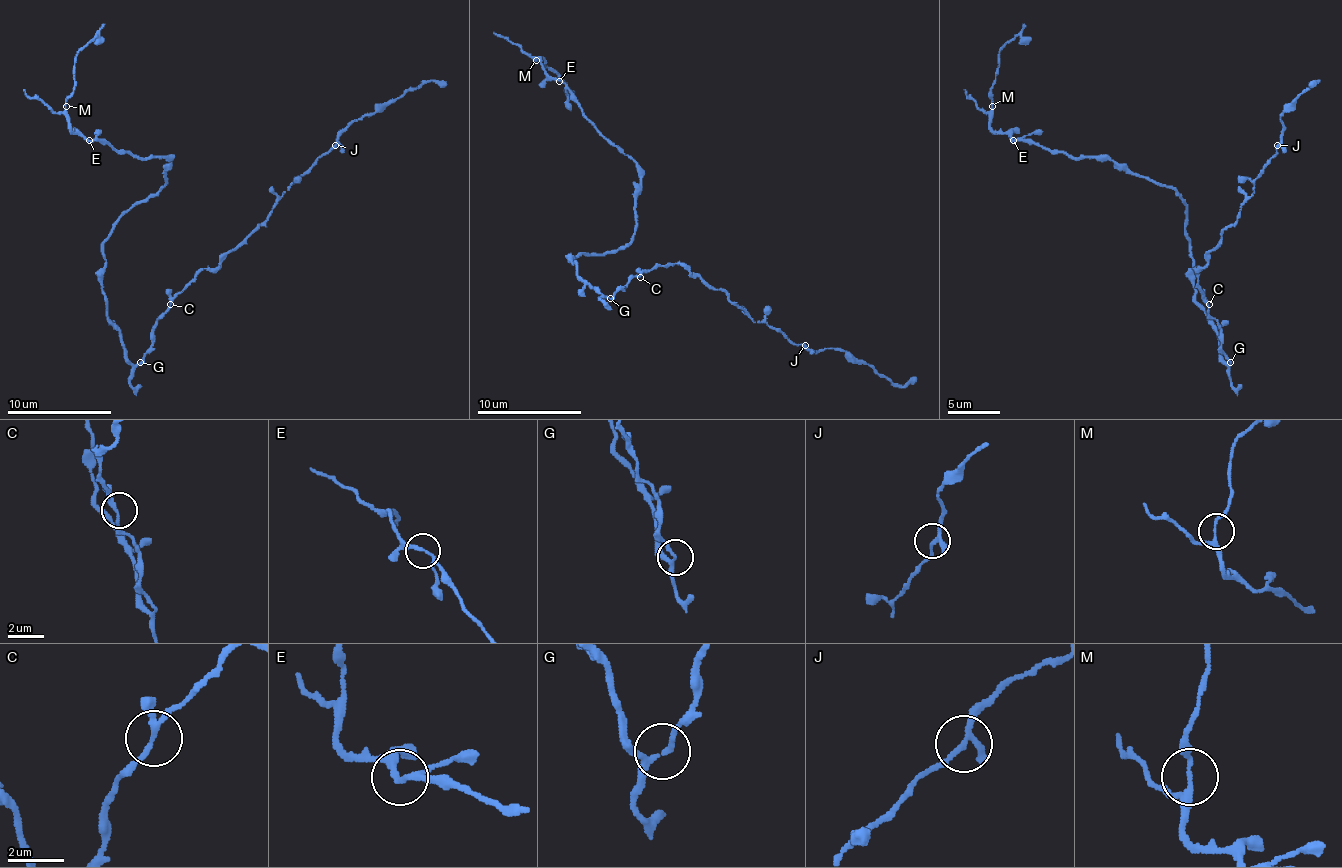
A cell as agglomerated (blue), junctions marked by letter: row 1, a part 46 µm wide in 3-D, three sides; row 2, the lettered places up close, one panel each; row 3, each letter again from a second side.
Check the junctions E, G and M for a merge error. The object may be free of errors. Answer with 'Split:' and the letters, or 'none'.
Split: none

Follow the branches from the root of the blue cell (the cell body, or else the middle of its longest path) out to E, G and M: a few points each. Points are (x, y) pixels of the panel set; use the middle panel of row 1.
E: (580, 277), (572, 259), (580, 253), (614, 253), (633, 238), (640, 170), (596, 128), (559, 81)
G: (580, 277), (609, 298)
M: (580, 277), (572, 259), (614, 253), (633, 238), (640, 170), (536, 60)

